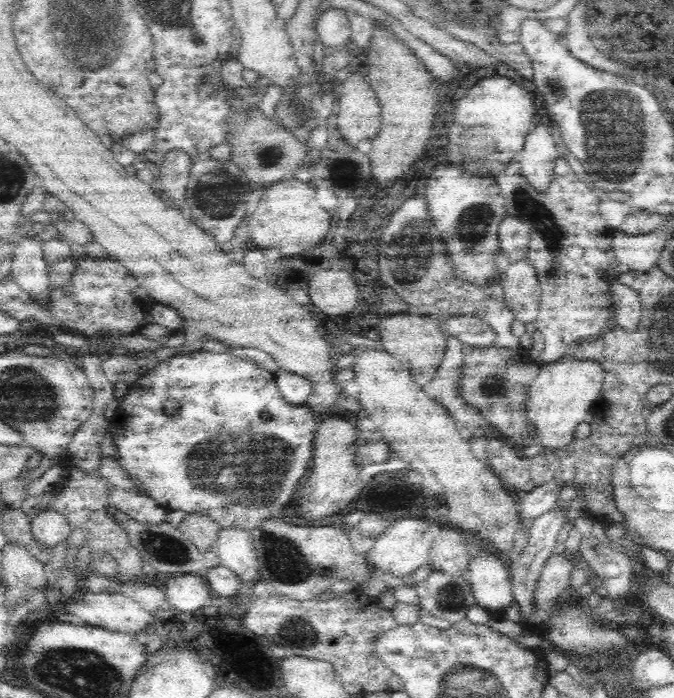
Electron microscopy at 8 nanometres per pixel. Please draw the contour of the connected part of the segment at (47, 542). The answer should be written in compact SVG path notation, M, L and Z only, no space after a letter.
M41 510L31 520L32 536L41 548L53 550L54 546L68 538L71 528L66 517L55 510Z

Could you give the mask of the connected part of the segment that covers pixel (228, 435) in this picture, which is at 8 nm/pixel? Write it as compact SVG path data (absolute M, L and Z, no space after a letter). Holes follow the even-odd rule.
M218 342L218 352L192 351L186 355L176 355L168 360L154 363L146 374L136 379L128 389L128 393L119 400L115 417L109 420L109 433L113 435L116 447L115 459L122 467L122 470L133 478L141 480L142 494L149 496L162 506L166 511L180 510L184 514L205 514L220 528L235 526L240 530L251 532L262 520L272 520L282 516L284 508L292 502L292 494L298 490L298 484L302 476L306 474L312 463L312 446L314 432L318 423L314 418L314 412L306 404L295 405L287 403L276 386L274 373L264 369L260 361L238 357L226 352L226 345ZM174 400L178 404L178 412L168 416L164 412L164 402Z

